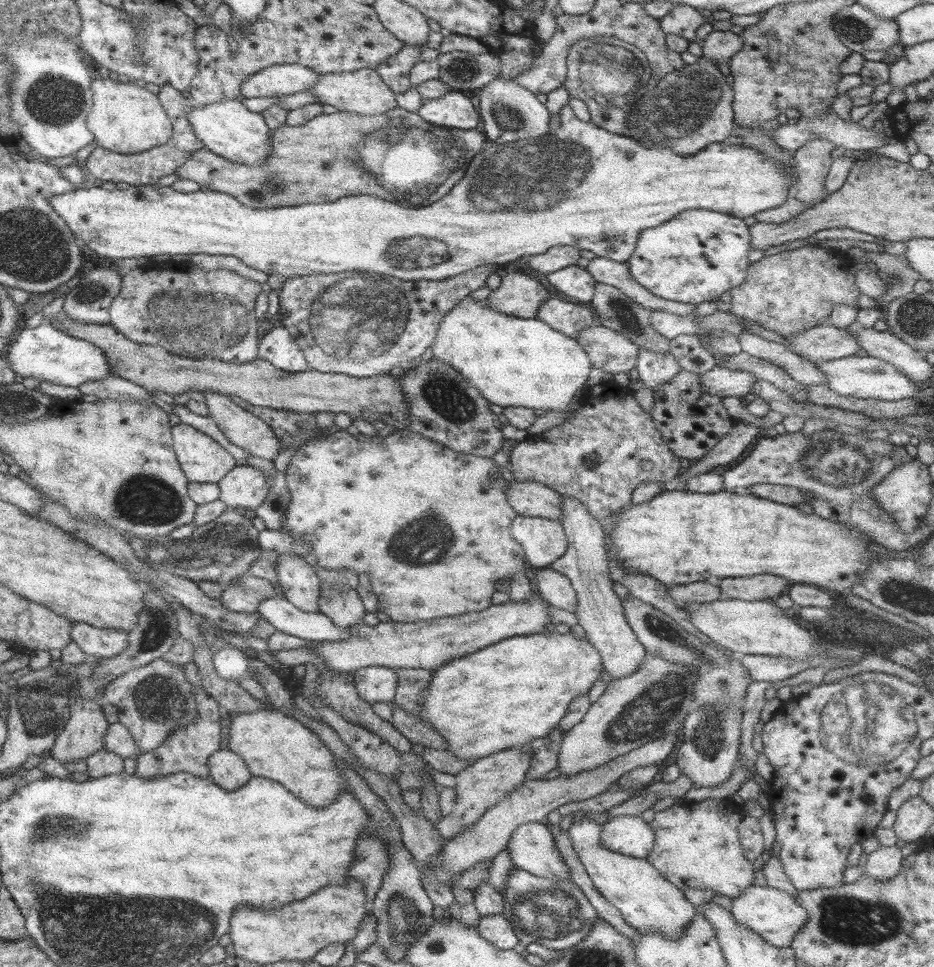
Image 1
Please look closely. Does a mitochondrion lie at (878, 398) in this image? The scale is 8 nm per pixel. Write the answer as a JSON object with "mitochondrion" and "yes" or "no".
{"mitochondrion":"no"}

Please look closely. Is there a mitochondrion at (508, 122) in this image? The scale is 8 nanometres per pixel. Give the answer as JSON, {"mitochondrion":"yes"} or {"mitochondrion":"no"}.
{"mitochondrion":"yes"}

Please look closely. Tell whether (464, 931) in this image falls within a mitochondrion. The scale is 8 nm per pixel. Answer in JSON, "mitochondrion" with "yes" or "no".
{"mitochondrion":"no"}

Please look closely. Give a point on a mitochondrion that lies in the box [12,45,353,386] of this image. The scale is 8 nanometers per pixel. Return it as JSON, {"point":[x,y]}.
{"point":[183,315]}

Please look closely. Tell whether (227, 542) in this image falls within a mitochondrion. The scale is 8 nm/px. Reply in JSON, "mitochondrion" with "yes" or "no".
{"mitochondrion":"yes"}

